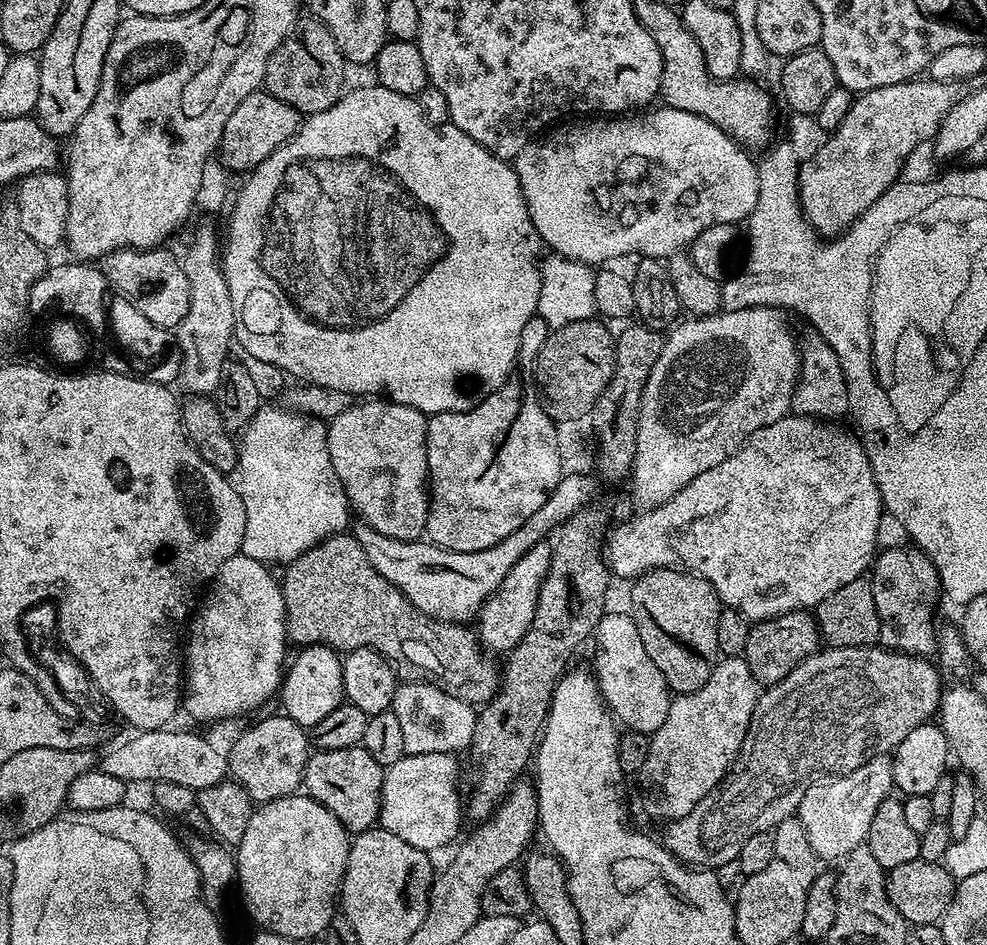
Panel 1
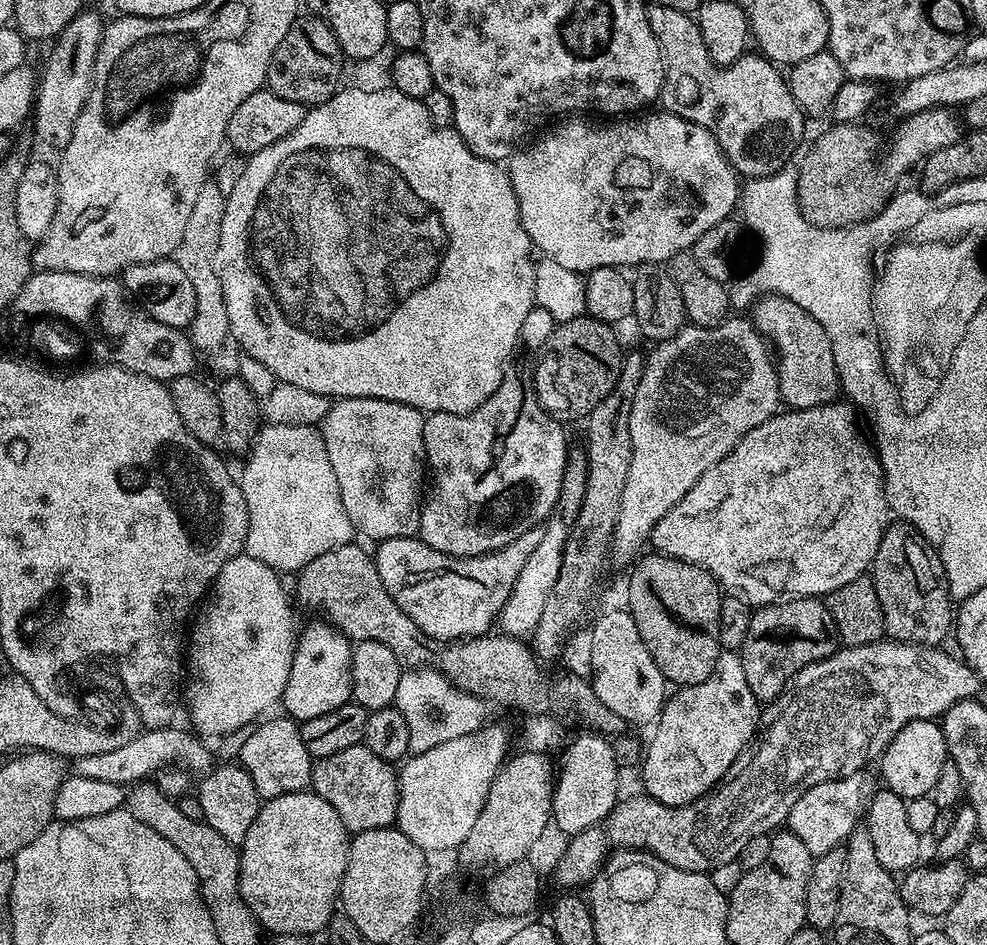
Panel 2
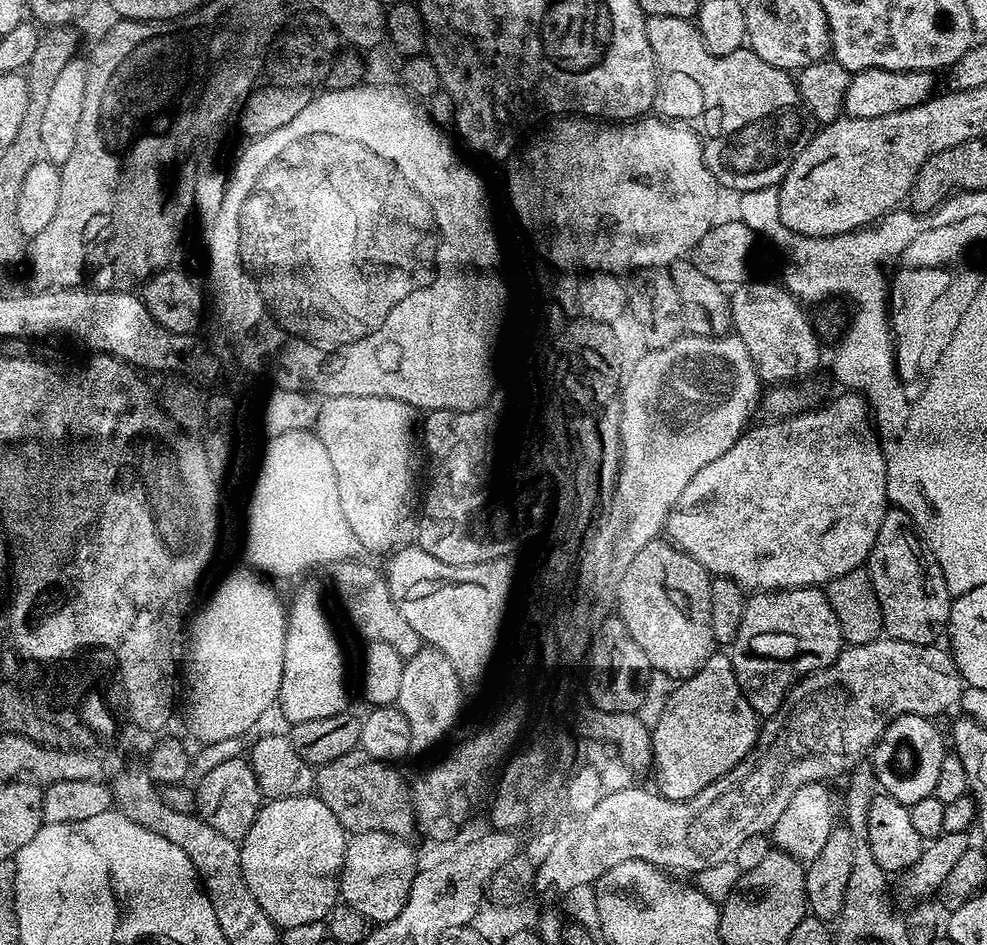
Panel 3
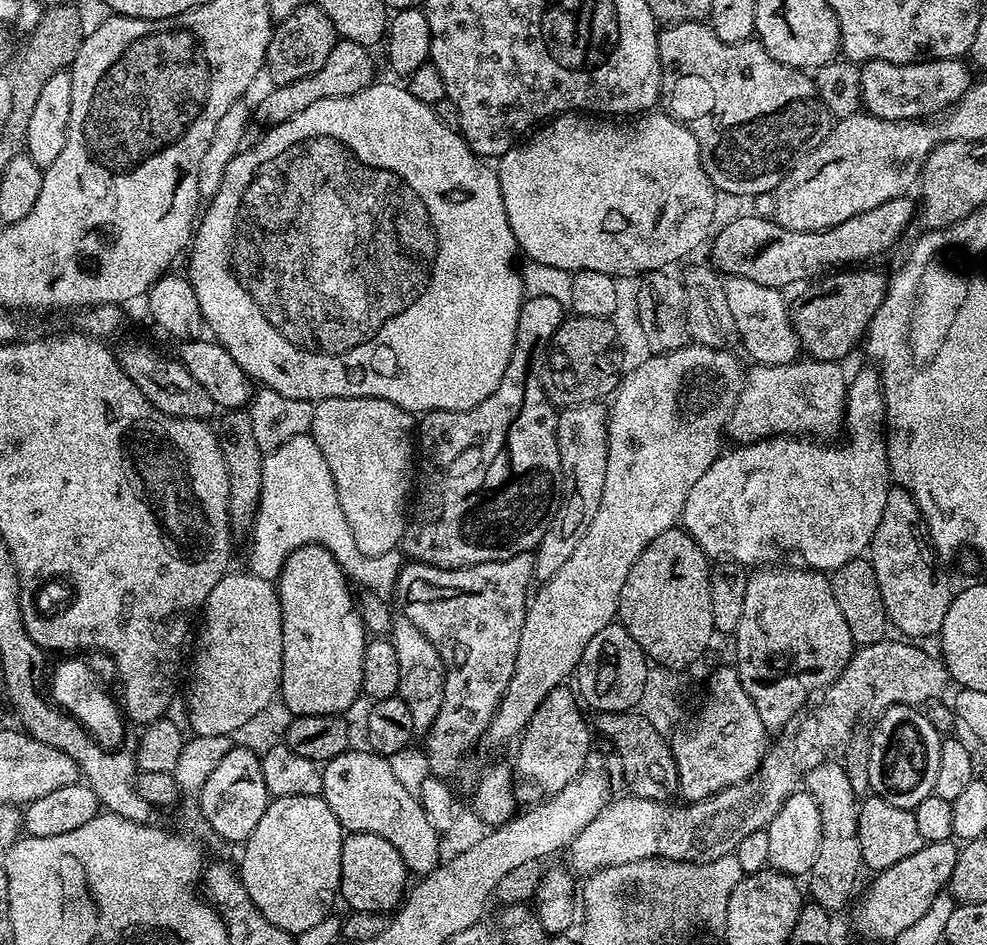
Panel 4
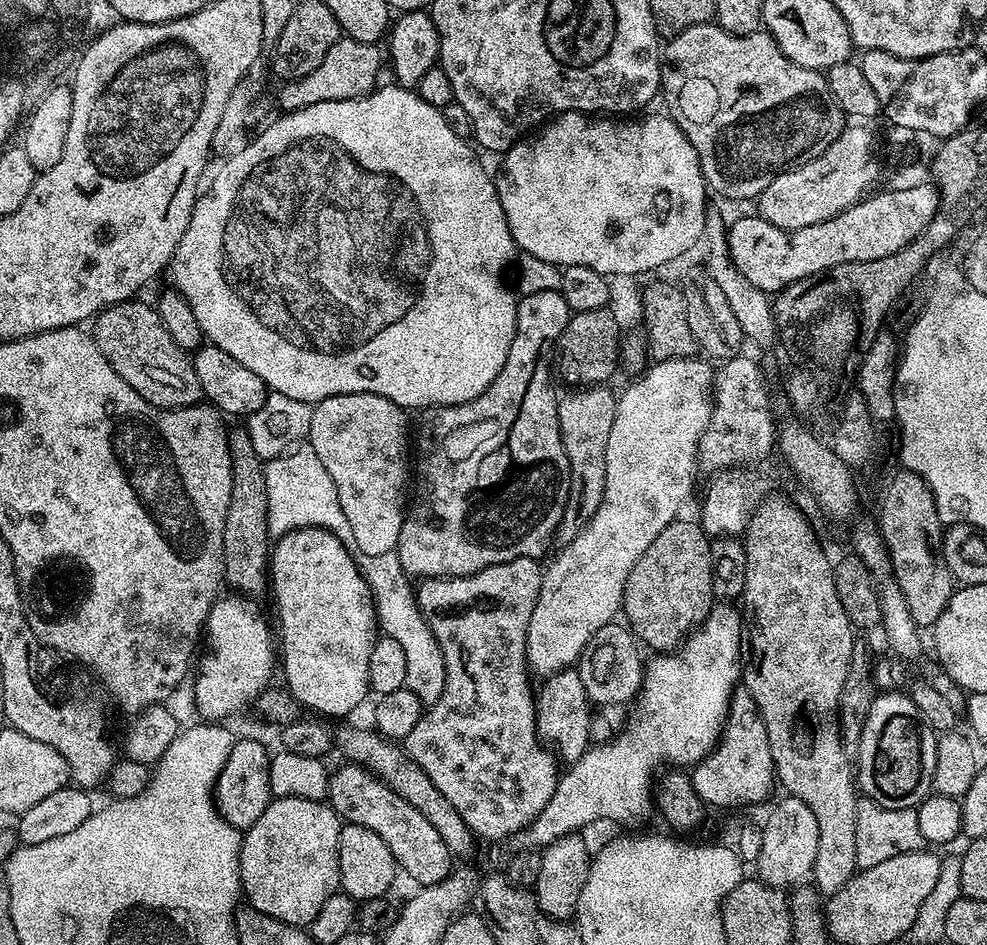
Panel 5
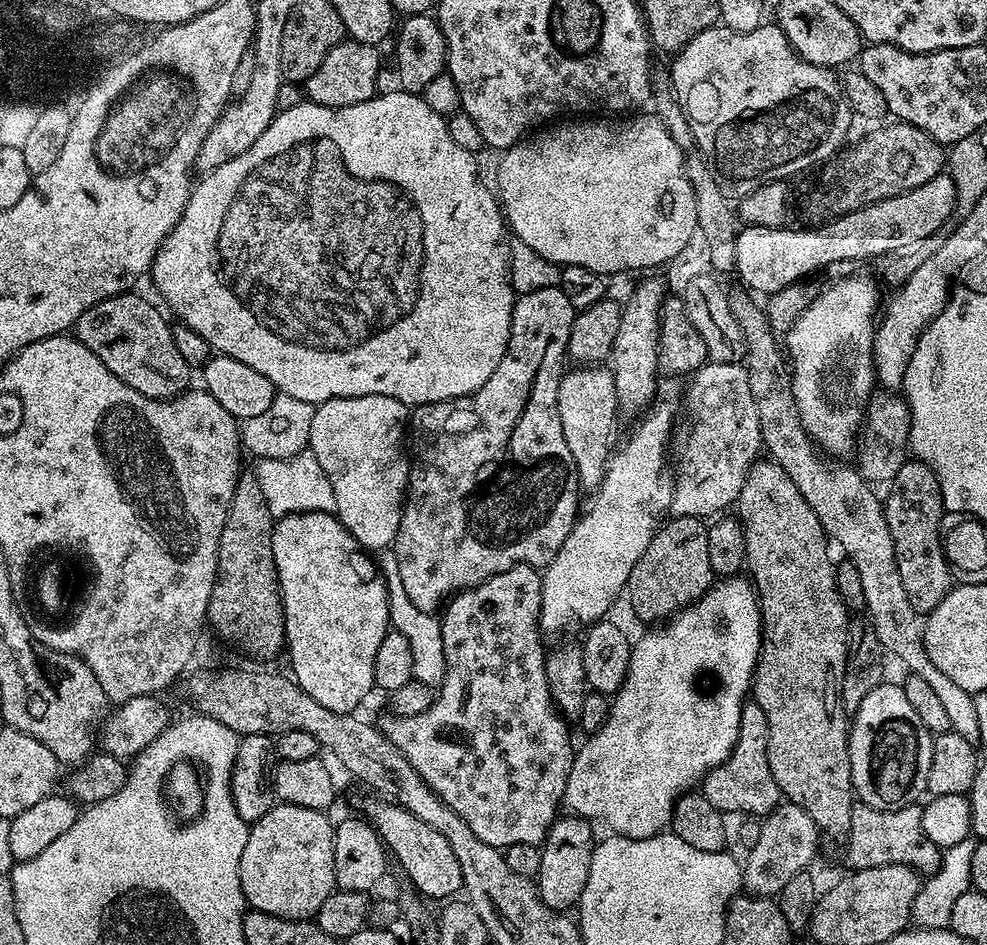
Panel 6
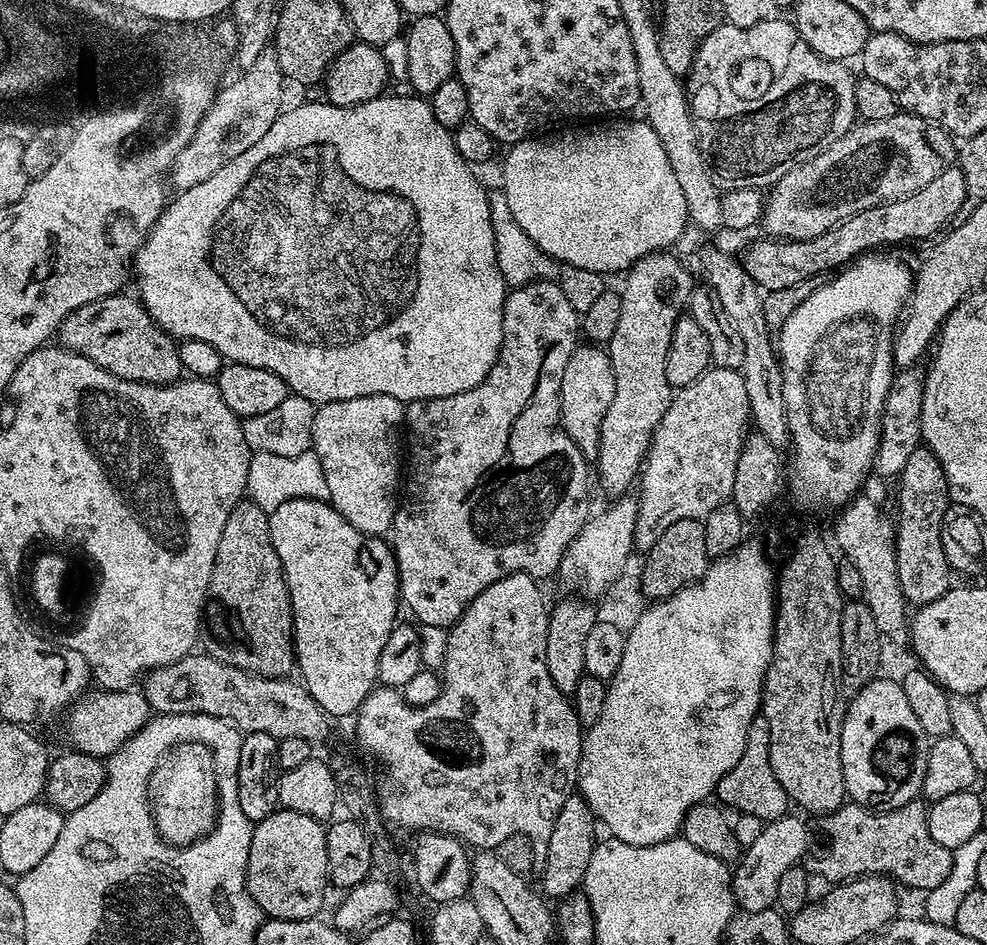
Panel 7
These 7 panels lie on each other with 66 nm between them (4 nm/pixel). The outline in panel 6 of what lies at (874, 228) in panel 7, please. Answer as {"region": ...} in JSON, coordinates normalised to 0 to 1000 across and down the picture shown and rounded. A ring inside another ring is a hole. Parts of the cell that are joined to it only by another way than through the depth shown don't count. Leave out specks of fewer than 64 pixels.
{"region":[[[953,184],[942,188],[942,193],[934,193],[934,197],[924,203],[873,218],[838,235],[831,235],[835,237],[828,241],[781,241],[759,237],[751,240],[746,248],[744,288],[750,291],[756,304],[763,305],[758,306],[763,310],[781,311],[796,307],[796,303],[817,296],[845,277],[870,277],[883,275],[887,271],[900,273],[915,268],[930,256],[949,249],[952,240],[960,232],[966,232],[968,223],[969,198],[964,185]]]}

